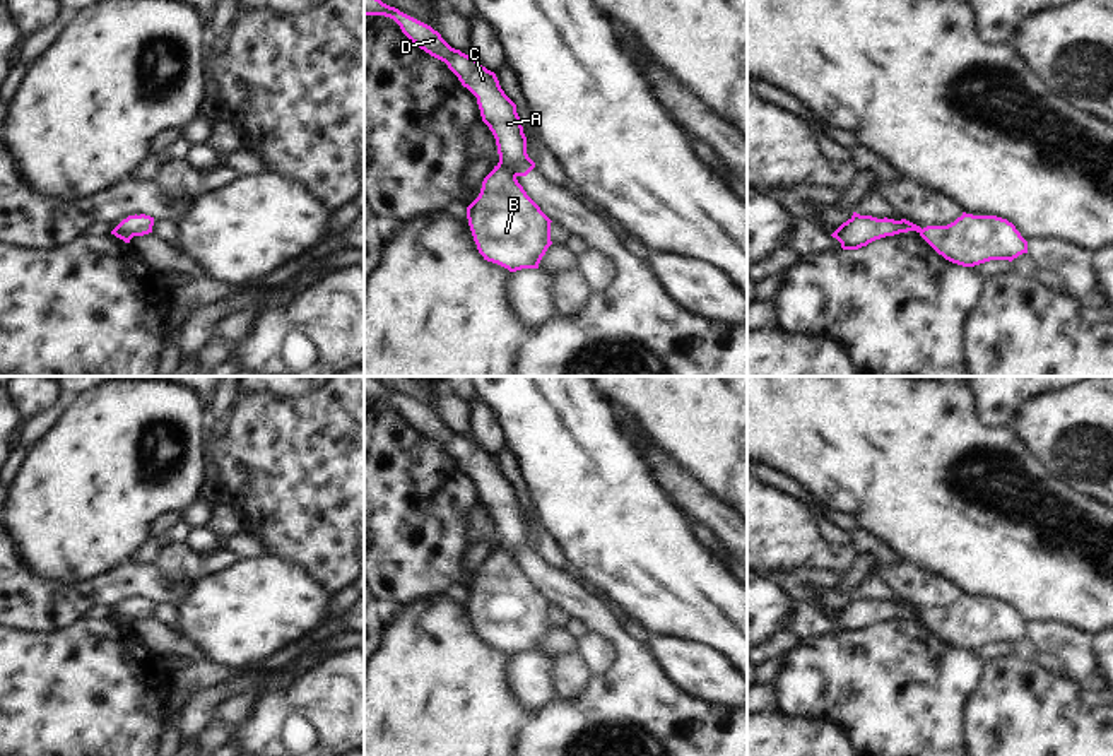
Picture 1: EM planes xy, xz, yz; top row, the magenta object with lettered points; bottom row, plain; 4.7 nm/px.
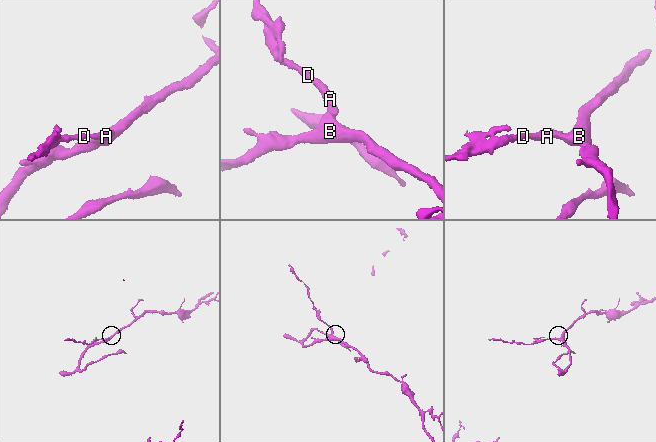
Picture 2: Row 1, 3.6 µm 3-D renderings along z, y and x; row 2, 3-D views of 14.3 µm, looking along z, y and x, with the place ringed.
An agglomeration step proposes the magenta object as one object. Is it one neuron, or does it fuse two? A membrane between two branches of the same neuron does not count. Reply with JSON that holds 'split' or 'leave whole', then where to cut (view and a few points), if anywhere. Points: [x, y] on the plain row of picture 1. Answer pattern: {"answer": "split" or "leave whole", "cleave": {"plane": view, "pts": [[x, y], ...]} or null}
{"answer": "split", "cleave": {"plane": "xz", "pts": [[498, 548], [517, 558]]}}

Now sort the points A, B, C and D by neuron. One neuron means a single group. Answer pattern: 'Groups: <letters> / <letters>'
Groups: A C D / B

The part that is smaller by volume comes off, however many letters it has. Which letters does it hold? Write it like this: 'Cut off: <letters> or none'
Cut off: A, C, D

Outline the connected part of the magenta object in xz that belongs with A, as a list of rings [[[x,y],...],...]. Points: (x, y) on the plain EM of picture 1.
[[[364,376],[364,399],[393,402],[412,426],[445,445],[462,469],[477,481],[482,505],[496,522],[499,551],[513,552],[516,559],[527,559],[535,551],[527,537],[527,520],[516,487],[504,477],[494,455],[482,450],[474,440],[451,431],[431,409],[383,387],[371,376]]]

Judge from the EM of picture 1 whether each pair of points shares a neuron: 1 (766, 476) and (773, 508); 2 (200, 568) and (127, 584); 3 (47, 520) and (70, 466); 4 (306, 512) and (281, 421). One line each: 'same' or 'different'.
1: different
2: different
3: same
4: same

